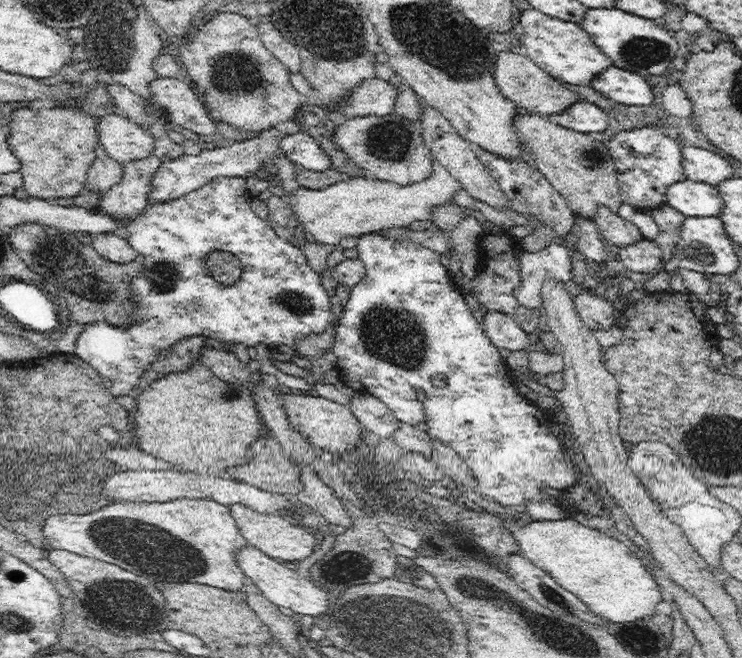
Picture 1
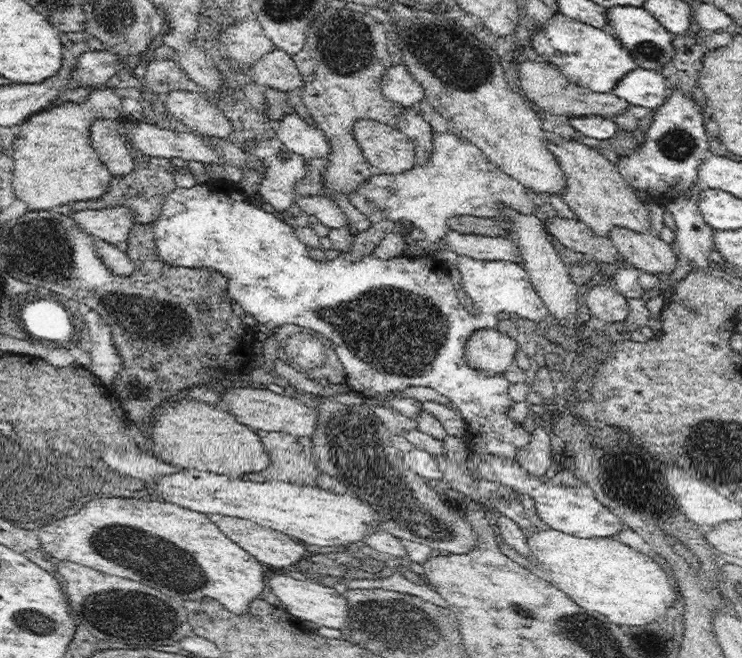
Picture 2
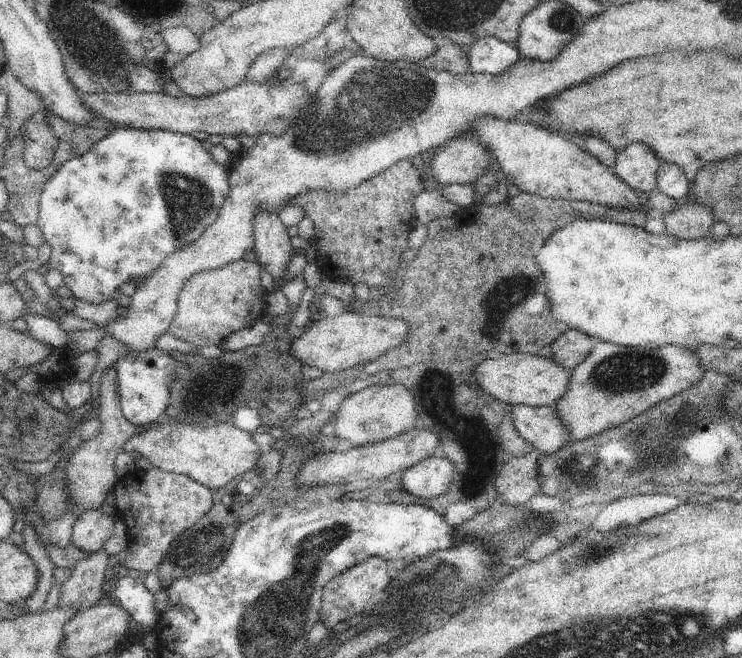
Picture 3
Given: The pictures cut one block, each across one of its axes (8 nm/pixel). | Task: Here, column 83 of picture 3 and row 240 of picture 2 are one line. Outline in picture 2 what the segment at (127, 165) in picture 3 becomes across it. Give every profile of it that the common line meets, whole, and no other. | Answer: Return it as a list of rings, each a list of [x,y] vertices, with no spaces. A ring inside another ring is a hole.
[[[210,180],[192,188],[176,188],[170,196],[166,196],[162,214],[154,224],[150,224],[150,230],[156,254],[164,264],[172,268],[212,268],[222,272],[230,286],[232,304],[256,318],[262,330],[276,332],[284,324],[298,324],[316,330],[320,338],[324,336],[330,340],[336,346],[336,354],[352,392],[370,400],[380,400],[382,406],[388,406],[398,404],[394,400],[394,392],[404,394],[410,386],[430,386],[444,394],[468,422],[468,448],[476,458],[502,456],[504,460],[518,462],[518,452],[530,446],[532,432],[508,416],[510,408],[516,404],[508,396],[512,384],[504,378],[504,374],[488,376],[488,372],[472,368],[466,360],[466,342],[470,336],[482,328],[498,328],[500,312],[516,312],[536,324],[550,316],[522,264],[504,260],[482,262],[462,256],[460,272],[464,290],[460,294],[450,278],[450,266],[430,254],[404,254],[388,262],[376,260],[374,254],[356,264],[344,258],[318,262],[310,258],[308,246],[298,238],[296,230],[286,224],[286,220],[280,220],[278,214],[254,208],[244,190],[228,180],[218,184]]]

